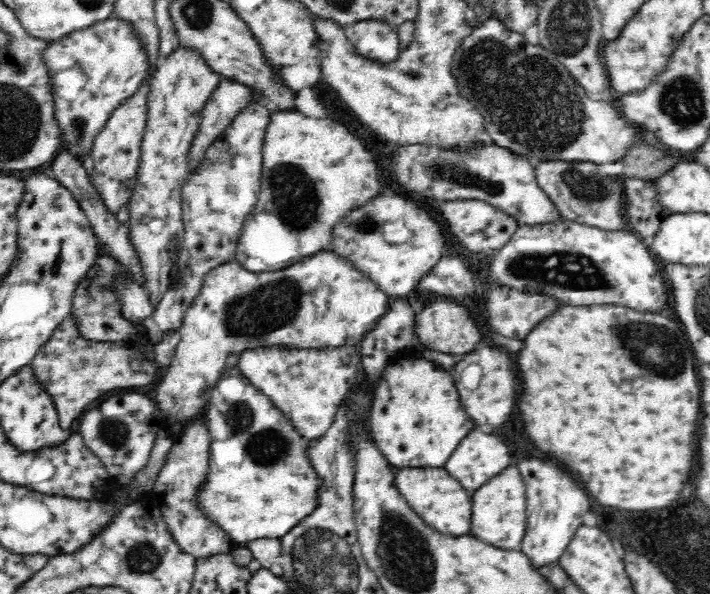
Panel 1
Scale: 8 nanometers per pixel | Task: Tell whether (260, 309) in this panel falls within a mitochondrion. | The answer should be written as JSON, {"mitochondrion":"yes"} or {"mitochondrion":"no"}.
{"mitochondrion":"yes"}

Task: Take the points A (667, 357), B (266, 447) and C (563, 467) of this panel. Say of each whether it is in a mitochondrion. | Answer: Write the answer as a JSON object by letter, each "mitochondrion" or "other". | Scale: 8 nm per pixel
{"A":"mitochondrion","B":"mitochondrion","C":"other"}

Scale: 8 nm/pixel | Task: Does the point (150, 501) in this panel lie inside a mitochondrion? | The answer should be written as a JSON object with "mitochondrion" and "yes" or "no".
{"mitochondrion":"no"}

